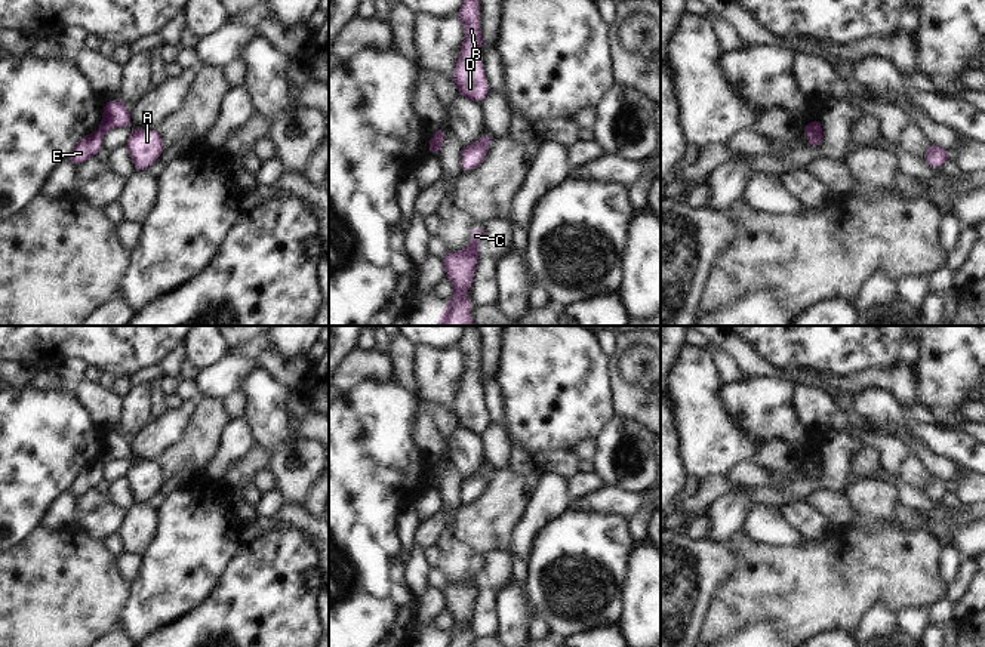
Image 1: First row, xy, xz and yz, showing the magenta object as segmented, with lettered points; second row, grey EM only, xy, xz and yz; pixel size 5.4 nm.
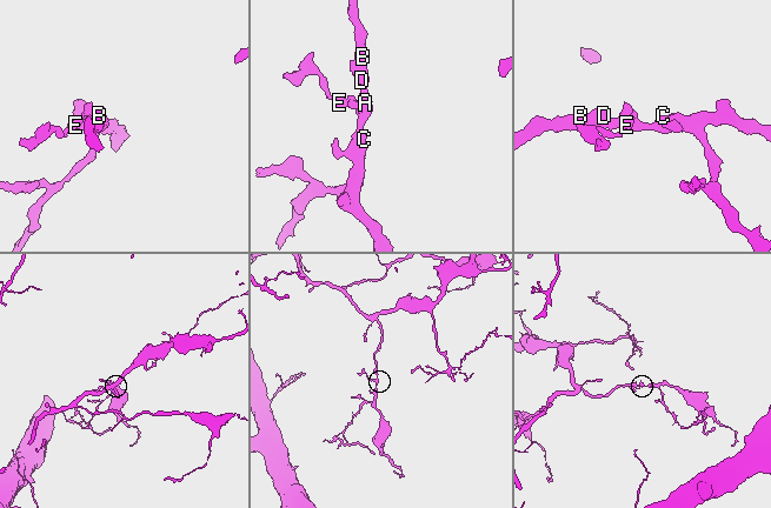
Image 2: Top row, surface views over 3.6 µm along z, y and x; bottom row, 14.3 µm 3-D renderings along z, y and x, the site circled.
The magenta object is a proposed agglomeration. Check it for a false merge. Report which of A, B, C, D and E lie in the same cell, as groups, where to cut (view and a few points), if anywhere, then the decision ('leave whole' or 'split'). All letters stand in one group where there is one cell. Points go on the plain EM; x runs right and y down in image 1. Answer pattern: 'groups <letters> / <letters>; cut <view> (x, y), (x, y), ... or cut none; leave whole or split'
groups A B C D / E; cut yz (819, 464), (806, 465); split

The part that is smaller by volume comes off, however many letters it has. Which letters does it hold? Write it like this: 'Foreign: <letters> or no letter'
Foreign: E

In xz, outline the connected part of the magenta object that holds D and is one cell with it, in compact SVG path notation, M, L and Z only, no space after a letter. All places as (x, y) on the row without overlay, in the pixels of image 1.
M465 326L458 342L464 357L464 375L453 401L452 412L458 418L458 426L475 435L483 434L489 426L489 418L483 401L480 335L475 326Z

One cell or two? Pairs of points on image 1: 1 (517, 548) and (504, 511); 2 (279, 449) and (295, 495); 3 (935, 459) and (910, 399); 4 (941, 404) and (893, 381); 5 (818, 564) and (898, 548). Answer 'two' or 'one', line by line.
1: two
2: one
3: two
4: two
5: one

